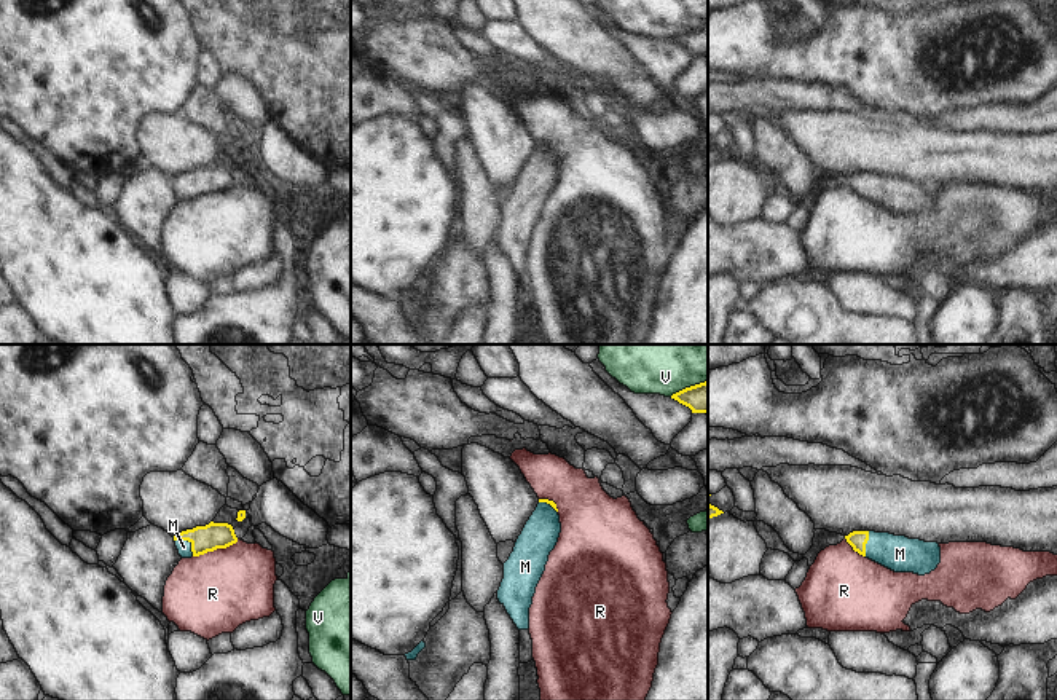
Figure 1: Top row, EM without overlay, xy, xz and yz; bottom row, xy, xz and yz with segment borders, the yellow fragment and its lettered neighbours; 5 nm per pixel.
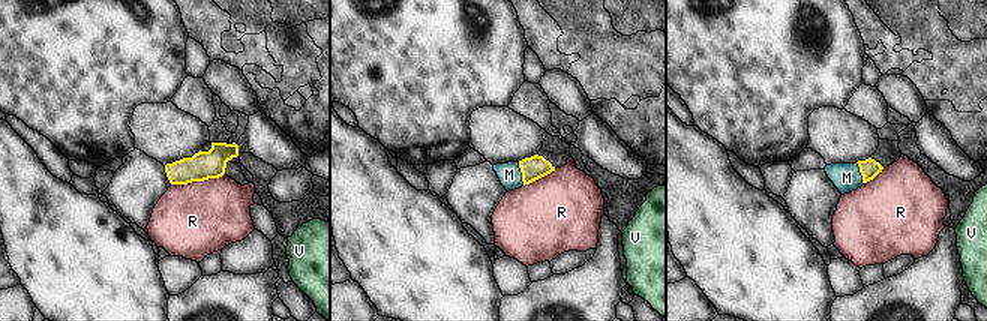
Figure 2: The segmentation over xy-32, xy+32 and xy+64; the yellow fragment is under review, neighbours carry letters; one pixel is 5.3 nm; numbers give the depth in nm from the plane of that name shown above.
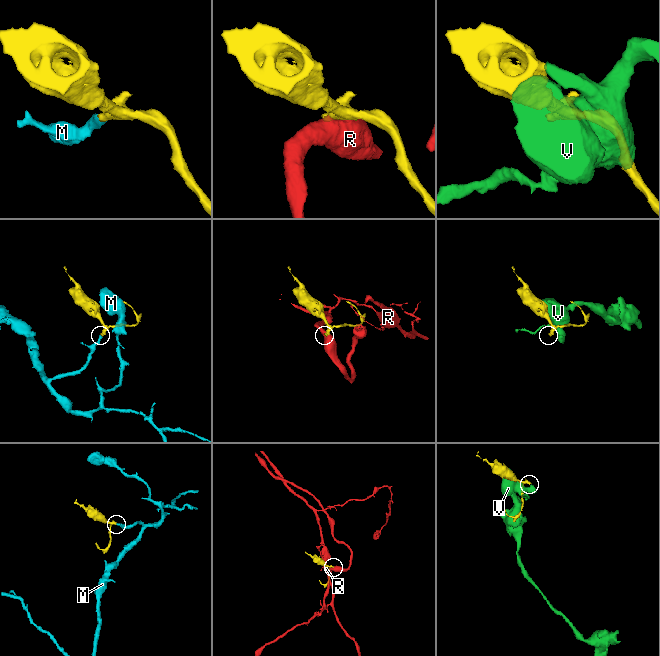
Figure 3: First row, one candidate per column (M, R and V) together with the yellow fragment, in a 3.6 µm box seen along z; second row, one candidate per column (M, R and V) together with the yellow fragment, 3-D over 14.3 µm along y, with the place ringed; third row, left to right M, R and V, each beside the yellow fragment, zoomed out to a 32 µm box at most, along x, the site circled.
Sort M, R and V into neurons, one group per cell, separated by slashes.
M / R / V

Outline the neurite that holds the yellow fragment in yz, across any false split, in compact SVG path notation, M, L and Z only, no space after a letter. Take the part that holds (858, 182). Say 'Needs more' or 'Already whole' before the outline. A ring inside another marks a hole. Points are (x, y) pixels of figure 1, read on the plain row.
Needs more. M853 174L845 182L855 195L894 215L925 218L941 206L937 185L875 174Z

